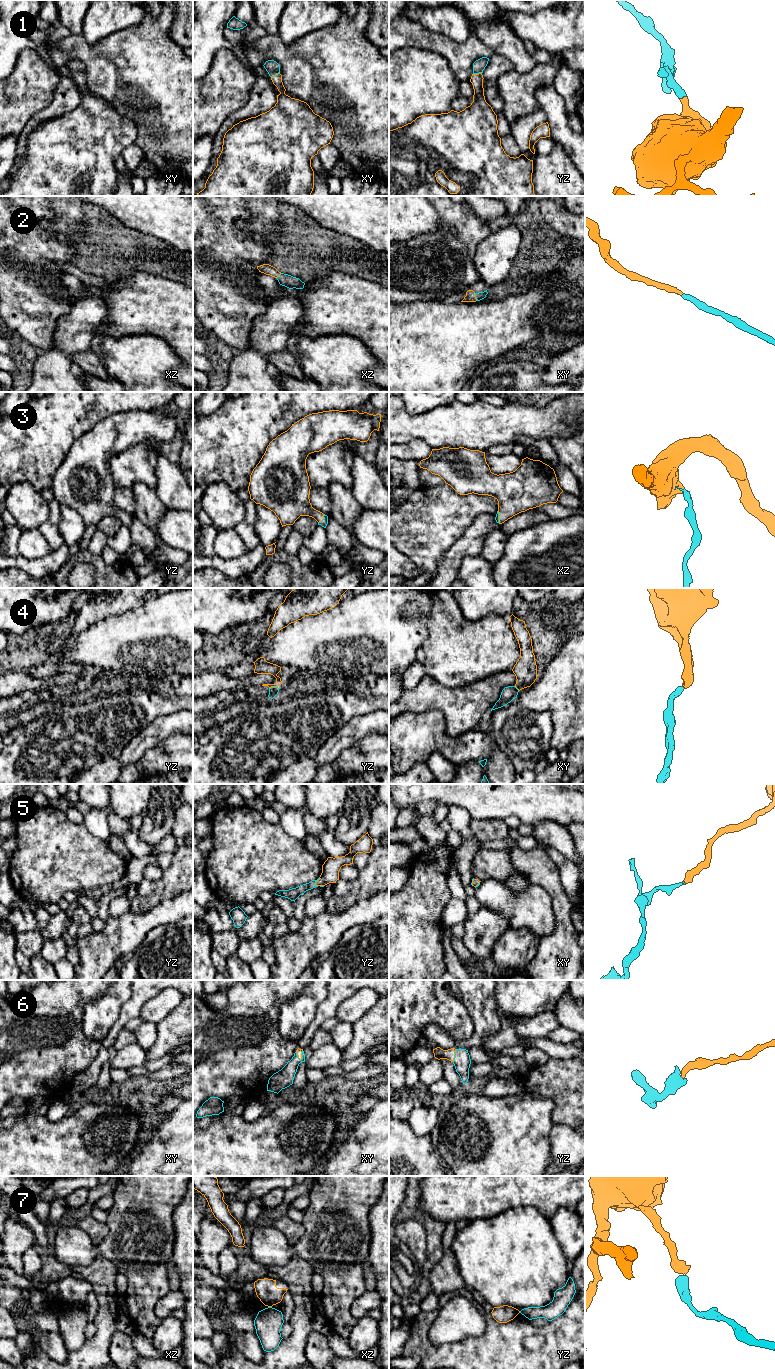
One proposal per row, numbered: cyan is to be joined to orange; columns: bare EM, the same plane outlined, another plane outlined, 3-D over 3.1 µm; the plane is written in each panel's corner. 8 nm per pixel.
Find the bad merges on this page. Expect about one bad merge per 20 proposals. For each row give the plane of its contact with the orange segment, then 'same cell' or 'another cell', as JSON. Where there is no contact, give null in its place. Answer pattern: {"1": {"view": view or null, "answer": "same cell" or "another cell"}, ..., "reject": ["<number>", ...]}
{"1": {"view": "xy", "answer": "same cell"}, "2": {"view": "xy", "answer": "same cell"}, "3": {"view": "yz", "answer": "same cell"}, "4": {"view": "yz", "answer": "same cell"}, "5": {"view": "yz", "answer": "same cell"}, "6": {"view": "yz", "answer": "same cell"}, "7": {"view": "xz", "answer": "another cell"}, "reject": ["7"]}

